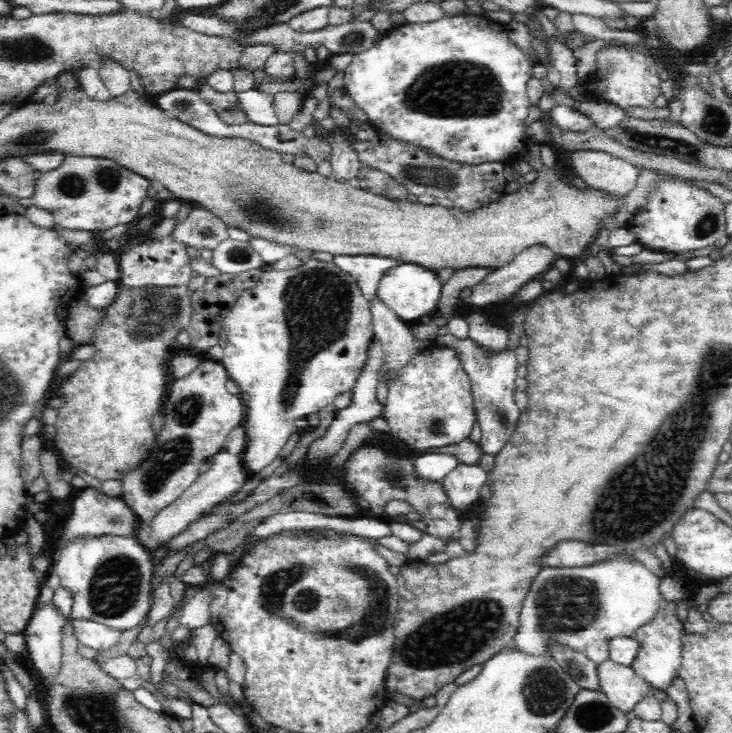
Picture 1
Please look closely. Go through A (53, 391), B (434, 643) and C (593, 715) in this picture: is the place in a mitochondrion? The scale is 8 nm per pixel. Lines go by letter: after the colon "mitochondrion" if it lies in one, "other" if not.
A: other
B: mitochondrion
C: mitochondrion

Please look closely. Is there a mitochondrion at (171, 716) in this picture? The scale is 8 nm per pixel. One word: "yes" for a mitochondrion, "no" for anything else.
no

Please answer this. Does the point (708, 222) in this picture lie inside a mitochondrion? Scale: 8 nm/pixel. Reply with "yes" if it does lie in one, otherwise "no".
yes

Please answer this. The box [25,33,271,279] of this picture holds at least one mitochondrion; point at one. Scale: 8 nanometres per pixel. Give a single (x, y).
(71, 185)

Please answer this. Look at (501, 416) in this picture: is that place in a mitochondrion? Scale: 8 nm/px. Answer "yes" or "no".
yes

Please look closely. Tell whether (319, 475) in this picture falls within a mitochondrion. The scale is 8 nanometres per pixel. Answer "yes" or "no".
yes

